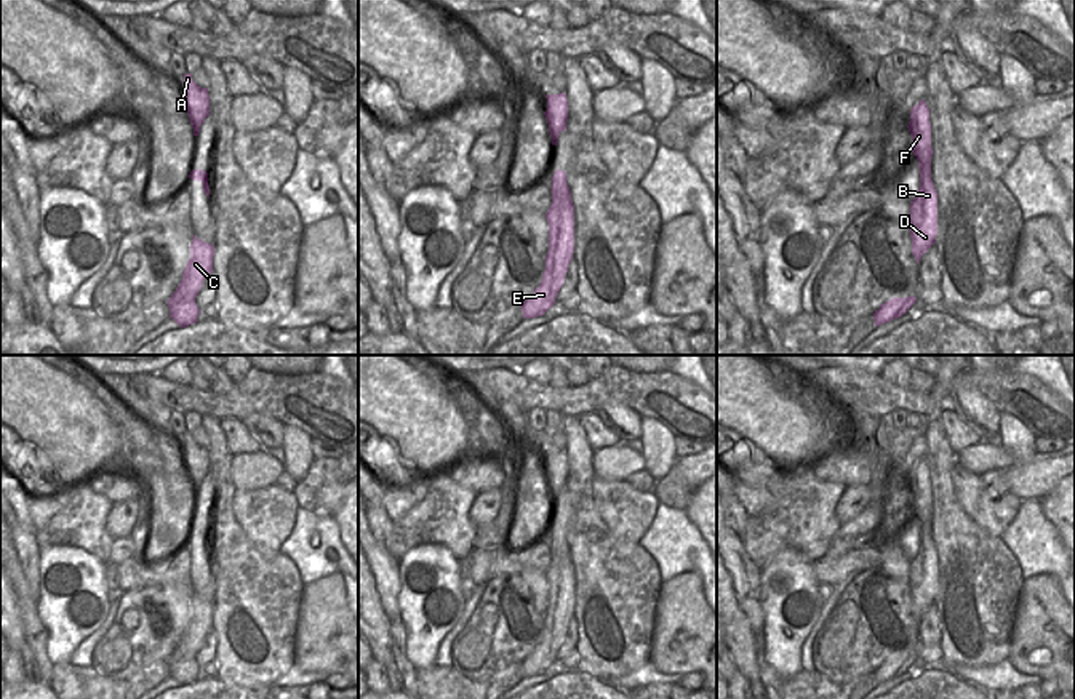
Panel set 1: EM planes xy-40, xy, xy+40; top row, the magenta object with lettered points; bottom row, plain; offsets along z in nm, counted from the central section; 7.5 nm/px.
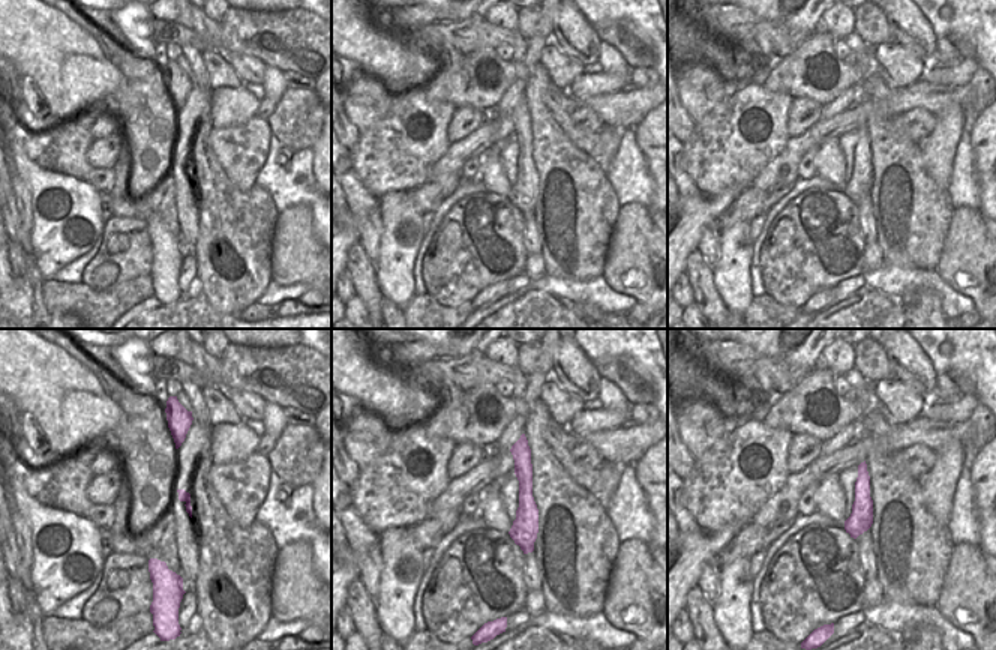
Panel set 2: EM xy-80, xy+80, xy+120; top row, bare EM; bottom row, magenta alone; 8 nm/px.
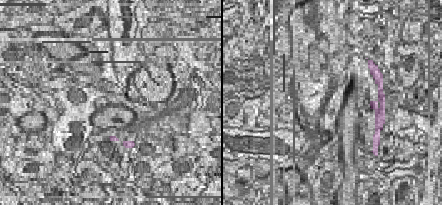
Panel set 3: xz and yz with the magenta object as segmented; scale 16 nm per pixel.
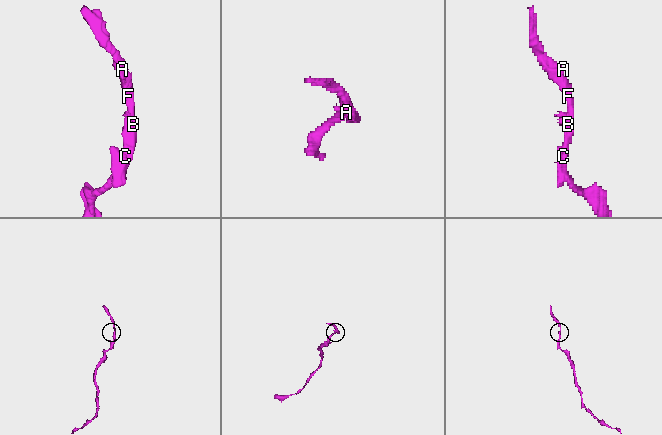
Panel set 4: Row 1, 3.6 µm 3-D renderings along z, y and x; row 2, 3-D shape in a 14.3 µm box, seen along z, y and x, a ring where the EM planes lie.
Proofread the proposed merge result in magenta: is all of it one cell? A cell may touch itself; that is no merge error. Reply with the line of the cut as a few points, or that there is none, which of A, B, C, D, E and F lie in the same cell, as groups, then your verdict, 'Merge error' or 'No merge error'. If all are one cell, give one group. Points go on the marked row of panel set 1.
No split. Groups: A B C D E F. No merge error

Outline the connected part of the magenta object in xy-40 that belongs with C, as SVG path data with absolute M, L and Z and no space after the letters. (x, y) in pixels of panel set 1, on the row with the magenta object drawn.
M195 235L190 243L190 259L182 272L182 280L176 291L166 301L170 307L170 318L181 328L197 323L200 309L195 298L203 285L203 280L213 272L214 245L202 242Z

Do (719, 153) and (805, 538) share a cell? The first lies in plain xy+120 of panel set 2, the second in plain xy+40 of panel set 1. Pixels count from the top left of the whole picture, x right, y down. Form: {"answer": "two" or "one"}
{"answer": "one"}

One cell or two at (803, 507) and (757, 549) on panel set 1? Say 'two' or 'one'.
one

